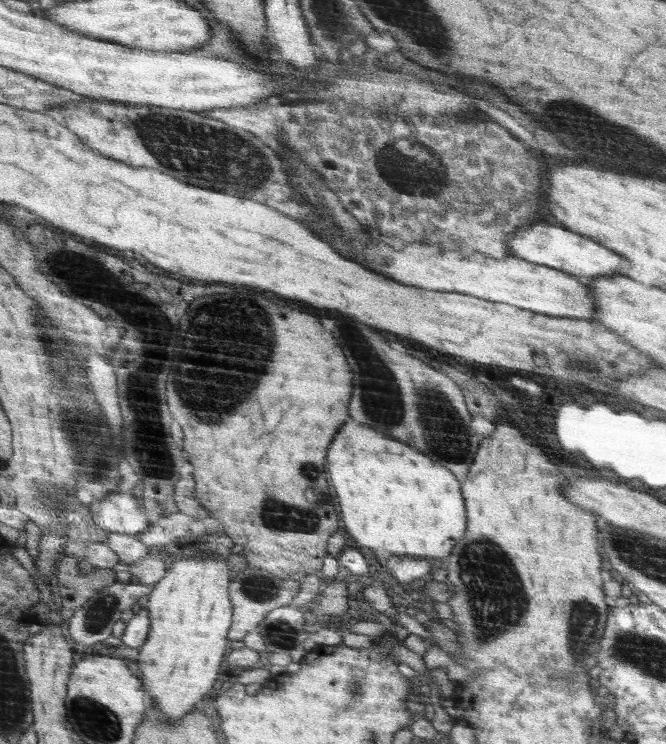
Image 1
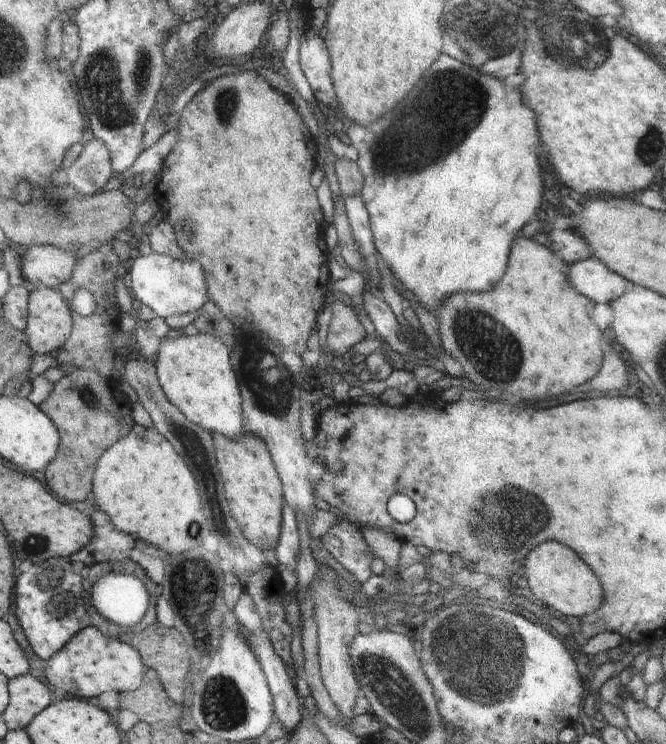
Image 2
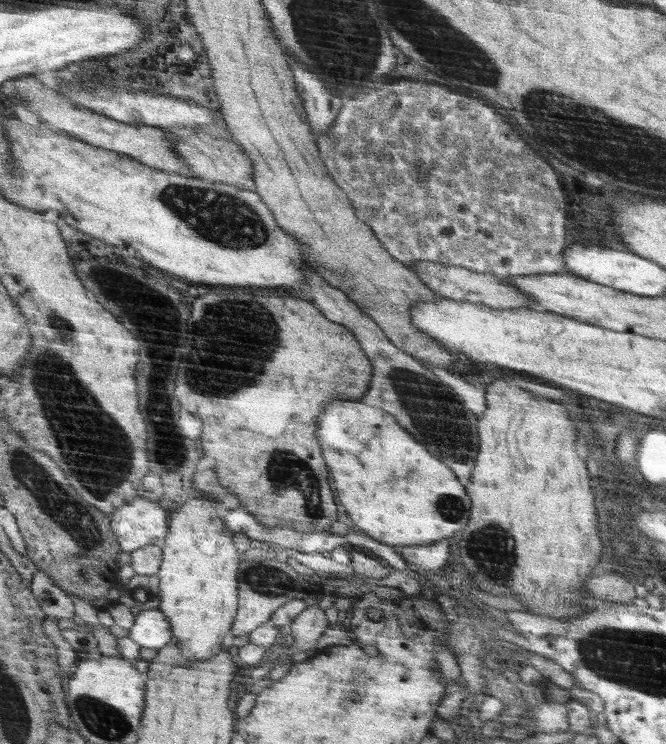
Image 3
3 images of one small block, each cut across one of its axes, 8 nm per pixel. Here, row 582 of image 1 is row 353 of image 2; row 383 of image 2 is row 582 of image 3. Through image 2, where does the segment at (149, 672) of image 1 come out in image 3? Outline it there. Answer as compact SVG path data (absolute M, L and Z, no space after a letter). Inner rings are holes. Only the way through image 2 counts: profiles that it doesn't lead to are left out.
M201 495L196 500L186 502L170 515L171 530L165 538L163 549L165 559L159 572L161 576L161 610L170 618L174 626L174 642L182 648L183 658L187 662L198 662L214 659L224 650L224 638L228 636L230 626L234 626L236 602L239 602L239 582L236 582L238 570L238 552L233 533L223 517L217 517L216 508L219 503L210 496Z

